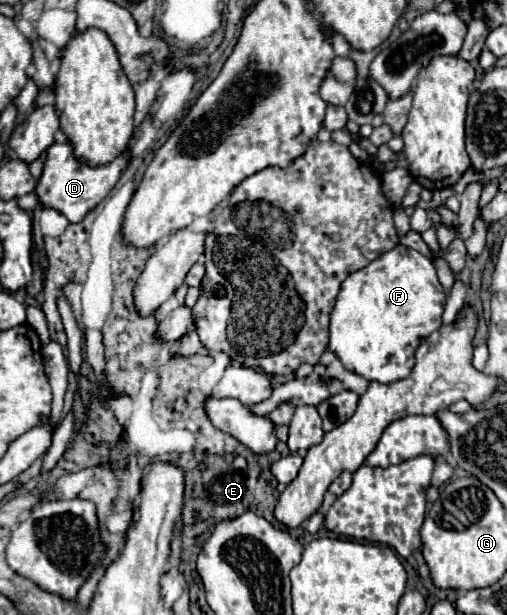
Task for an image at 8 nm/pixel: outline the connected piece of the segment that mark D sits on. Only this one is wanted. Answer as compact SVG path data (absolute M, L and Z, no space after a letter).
M70 142L52 144L48 148L48 158L44 162L44 172L40 176L36 196L42 206L50 206L62 212L70 222L80 222L90 210L94 210L108 192L116 186L122 172L128 168L128 150L120 154L116 160L102 164L102 166L86 166L74 156L74 148Z

